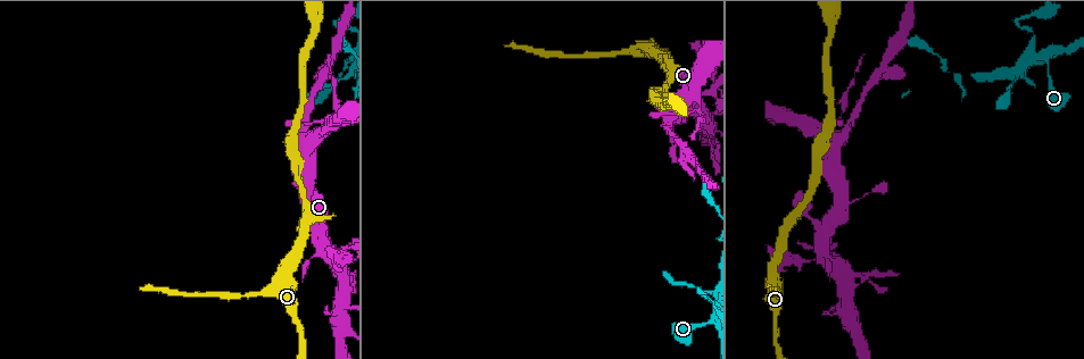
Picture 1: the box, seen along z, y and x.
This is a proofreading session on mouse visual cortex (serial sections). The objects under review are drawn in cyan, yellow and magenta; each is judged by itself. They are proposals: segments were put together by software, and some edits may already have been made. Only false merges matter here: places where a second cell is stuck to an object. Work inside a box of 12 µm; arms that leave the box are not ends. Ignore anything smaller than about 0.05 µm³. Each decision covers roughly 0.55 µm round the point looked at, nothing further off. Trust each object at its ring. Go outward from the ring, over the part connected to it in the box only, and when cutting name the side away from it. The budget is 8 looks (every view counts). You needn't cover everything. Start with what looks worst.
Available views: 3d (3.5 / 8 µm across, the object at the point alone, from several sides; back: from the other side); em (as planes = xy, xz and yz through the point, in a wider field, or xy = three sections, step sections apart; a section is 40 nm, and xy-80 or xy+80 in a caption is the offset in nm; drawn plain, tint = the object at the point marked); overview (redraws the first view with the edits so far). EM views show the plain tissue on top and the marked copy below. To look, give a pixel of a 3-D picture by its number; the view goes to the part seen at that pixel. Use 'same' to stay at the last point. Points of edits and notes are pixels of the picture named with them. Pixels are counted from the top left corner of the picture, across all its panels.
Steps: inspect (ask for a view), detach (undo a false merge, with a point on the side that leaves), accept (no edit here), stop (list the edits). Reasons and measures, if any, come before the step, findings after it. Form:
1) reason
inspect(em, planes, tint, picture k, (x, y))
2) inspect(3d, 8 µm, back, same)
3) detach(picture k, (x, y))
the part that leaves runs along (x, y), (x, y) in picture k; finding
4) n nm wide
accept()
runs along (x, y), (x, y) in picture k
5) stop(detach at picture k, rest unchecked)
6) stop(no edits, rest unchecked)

sudden change in width
inspect(3d, 3.5 µm, picture 1, (257, 293))

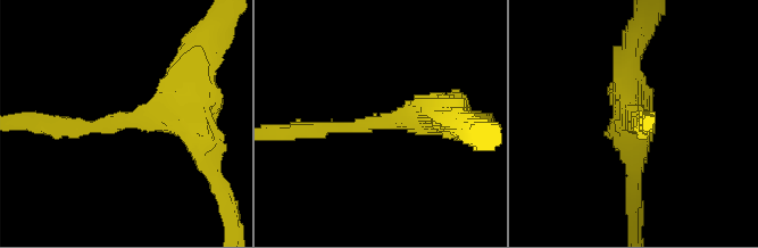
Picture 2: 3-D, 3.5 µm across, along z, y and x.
arms of 200, 450 nm
inspect(em, xy, step 3, tint, picture 2, (122, 117))

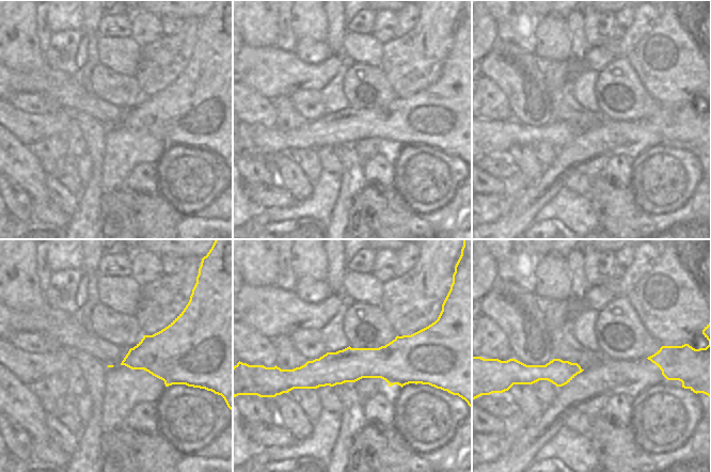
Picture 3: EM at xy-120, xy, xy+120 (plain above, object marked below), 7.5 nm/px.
260 nm wide
accept()
runs along (423, 350), (400, 362), (283, 373) in picture 3; one cell here

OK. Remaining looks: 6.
sharp bend
inspect(3d, 3.5 µm, picture 1, (1016, 20))

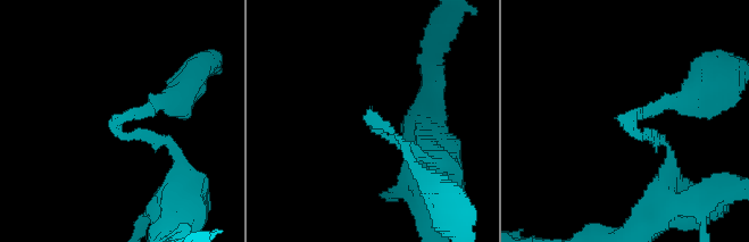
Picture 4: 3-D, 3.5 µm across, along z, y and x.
shape alone is not enough
inspect(em, xy, step 2, tint, picture 4, (630, 125))

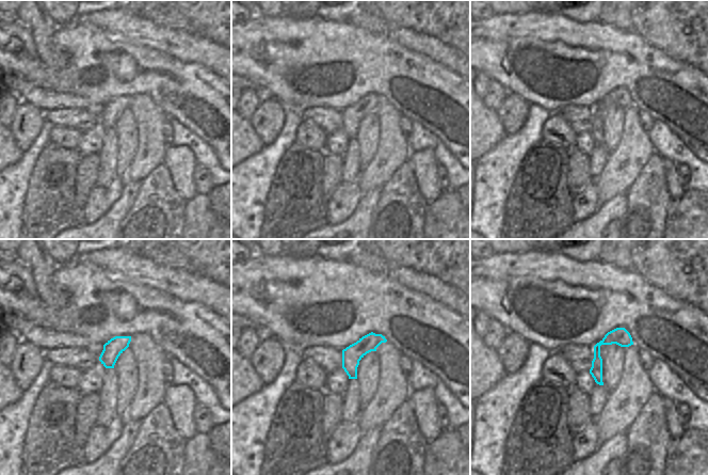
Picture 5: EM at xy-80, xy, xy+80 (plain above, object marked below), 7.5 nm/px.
inspect(em, xy, step 3, tint, same)

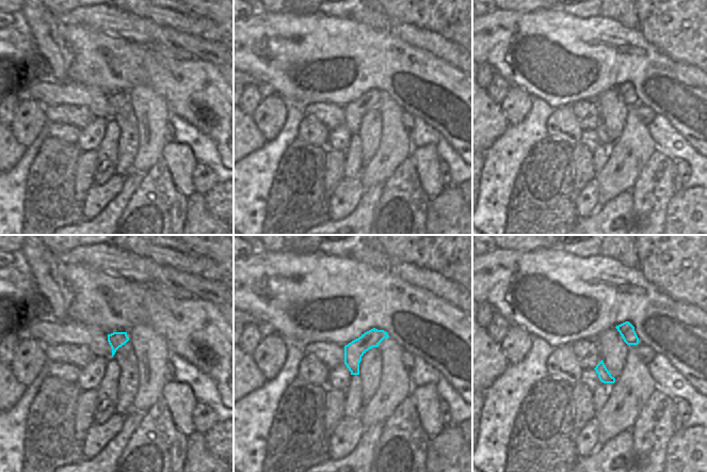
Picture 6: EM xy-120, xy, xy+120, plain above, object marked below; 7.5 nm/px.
140 nm wide
accept()
runs along (172, 147), (115, 130), (160, 101) in picture 4; one cell here

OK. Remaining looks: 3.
sharp bend
inspect(3d, 3.5 µm, picture 1, (667, 118))

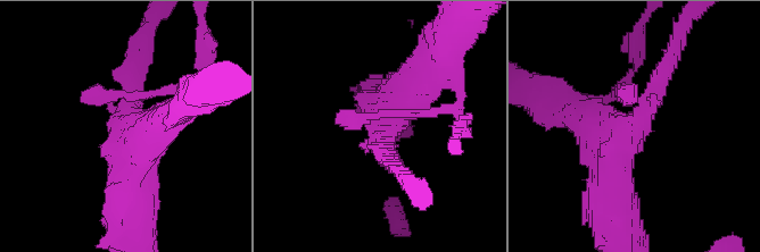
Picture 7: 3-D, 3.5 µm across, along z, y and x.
now the EM
inspect(em, planes, tint, picture 7, (629, 134))

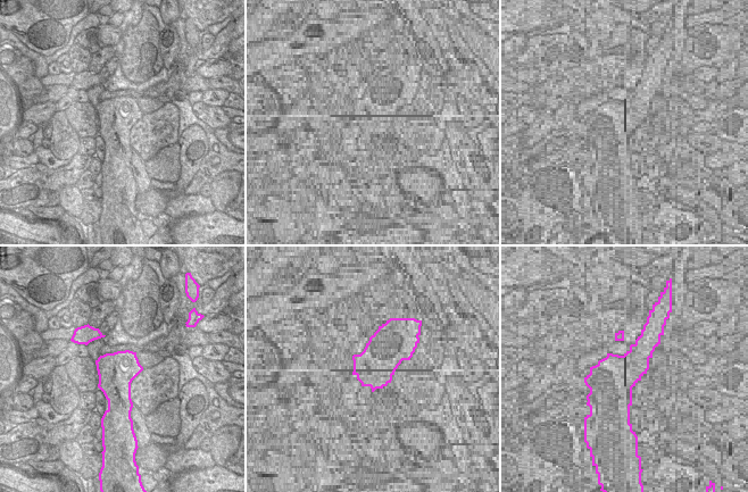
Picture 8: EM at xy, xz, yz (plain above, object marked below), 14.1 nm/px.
inspect(em, xy, step 3, tint, same)

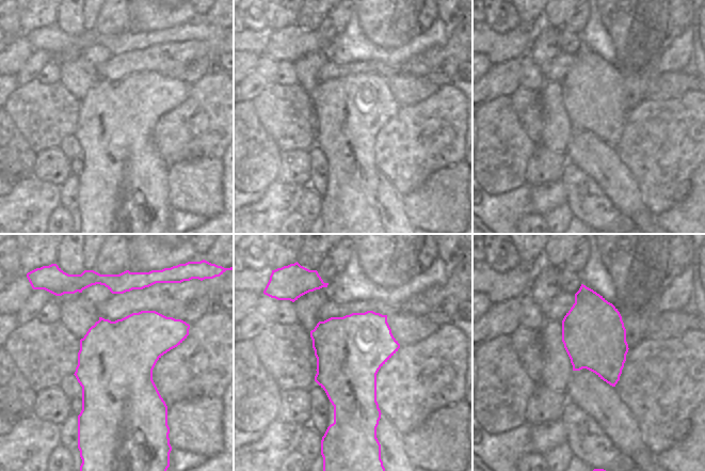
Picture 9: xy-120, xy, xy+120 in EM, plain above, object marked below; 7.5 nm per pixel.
3 arms; arms of 250, 500, 600 nm
accept()
runs along (132, 223), (127, 146), (181, 111) in picture 7; continuous, no second cell

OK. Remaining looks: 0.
stop(no edits, rest unchecked)

